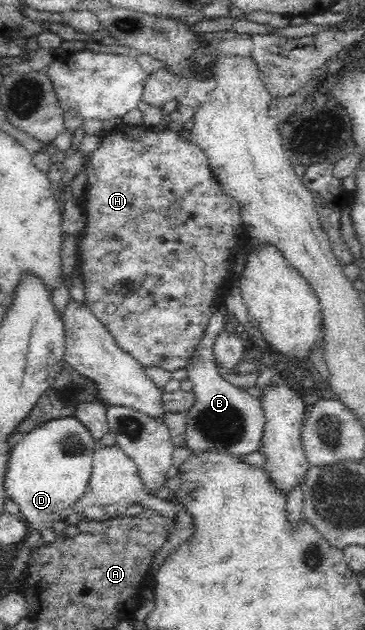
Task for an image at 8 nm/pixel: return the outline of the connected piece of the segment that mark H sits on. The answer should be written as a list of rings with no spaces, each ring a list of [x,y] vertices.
[[[120,125],[114,129],[114,135],[104,135],[98,147],[89,155],[86,163],[86,177],[88,177],[88,189],[85,191],[86,213],[86,235],[80,243],[80,265],[84,273],[85,301],[88,301],[87,308],[91,313],[102,321],[104,327],[110,332],[123,352],[129,353],[143,367],[163,367],[166,371],[182,369],[189,363],[193,356],[194,349],[198,345],[206,328],[214,315],[215,301],[217,298],[216,289],[222,289],[224,284],[233,282],[234,277],[229,272],[231,255],[240,248],[240,237],[245,233],[241,220],[241,205],[231,195],[224,193],[224,190],[213,177],[209,167],[206,154],[192,141],[184,140],[172,129],[154,133],[154,131],[142,131],[143,125],[128,126]]]

